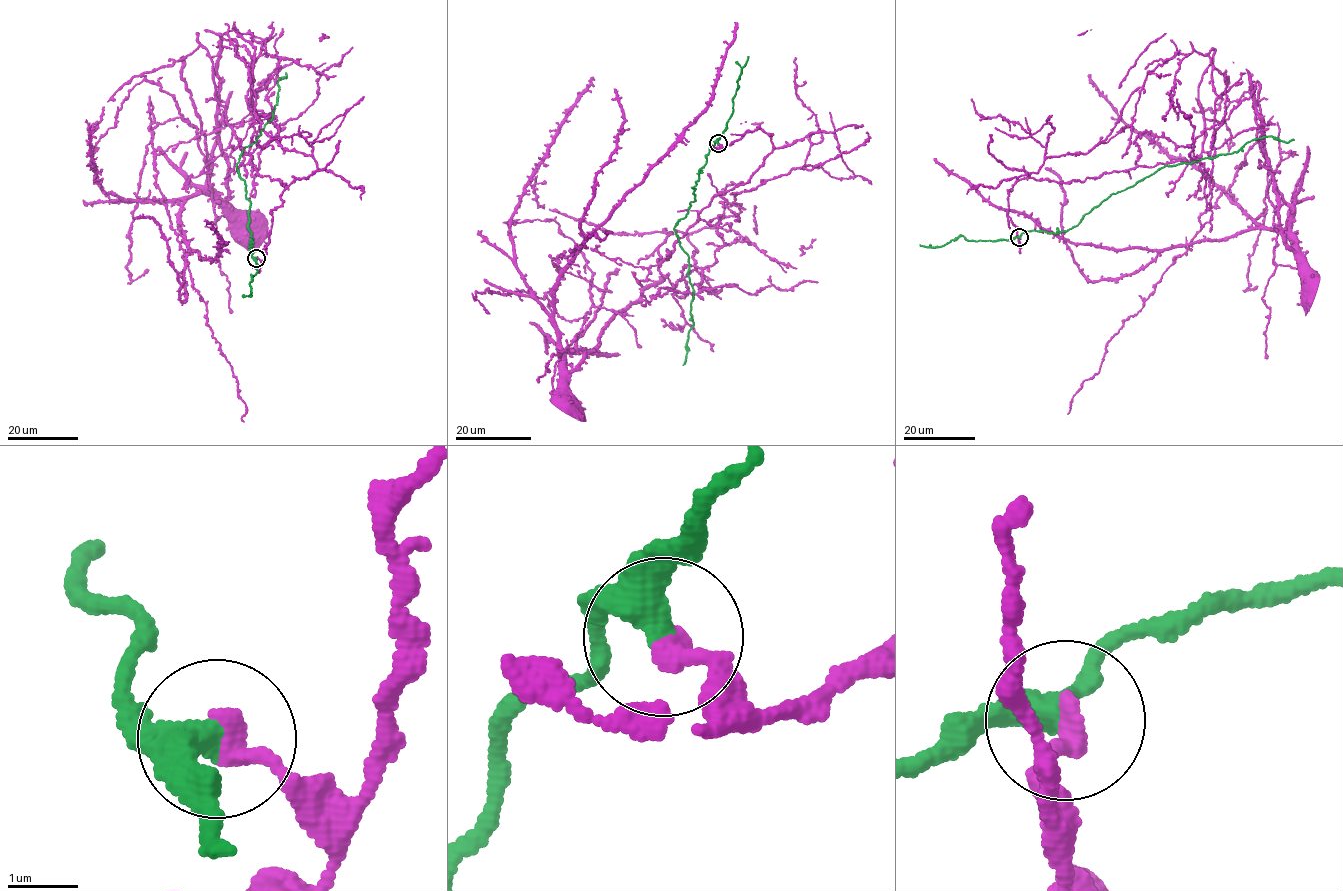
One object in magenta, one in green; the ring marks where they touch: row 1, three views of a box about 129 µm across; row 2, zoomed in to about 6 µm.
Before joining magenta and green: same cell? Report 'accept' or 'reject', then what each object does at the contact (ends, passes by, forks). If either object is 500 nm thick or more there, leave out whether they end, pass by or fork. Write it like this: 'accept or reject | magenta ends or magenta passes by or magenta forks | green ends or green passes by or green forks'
reject | magenta ends | green passes by

